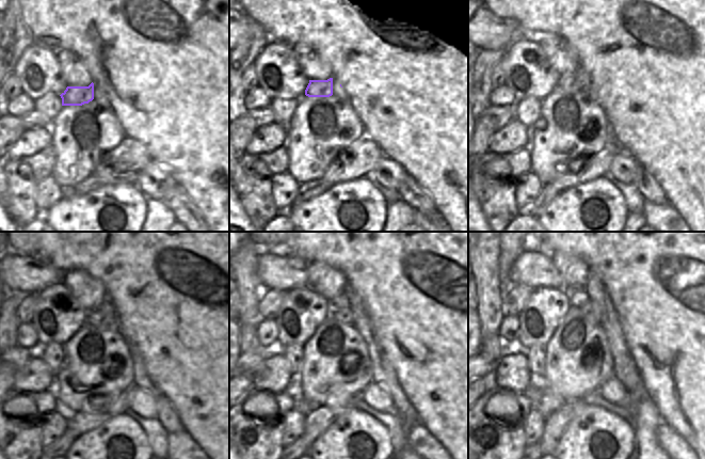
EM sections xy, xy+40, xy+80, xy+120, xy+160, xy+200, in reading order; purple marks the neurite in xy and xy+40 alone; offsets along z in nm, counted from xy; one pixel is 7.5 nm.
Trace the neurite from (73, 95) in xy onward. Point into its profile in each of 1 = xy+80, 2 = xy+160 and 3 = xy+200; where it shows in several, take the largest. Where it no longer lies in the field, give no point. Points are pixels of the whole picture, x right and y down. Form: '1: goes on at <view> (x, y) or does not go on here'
1: goes on at xy+80 (580, 79)
2: goes on at xy+160 (339, 307)
3: goes on at xy+200 (608, 320)

